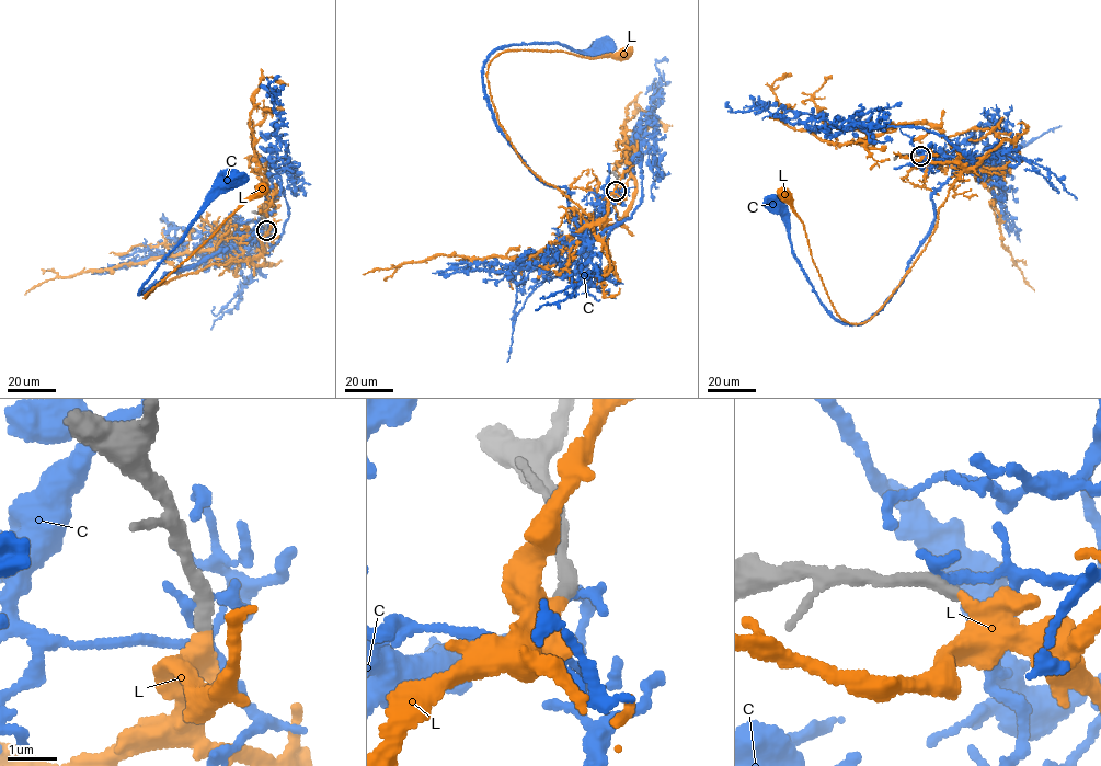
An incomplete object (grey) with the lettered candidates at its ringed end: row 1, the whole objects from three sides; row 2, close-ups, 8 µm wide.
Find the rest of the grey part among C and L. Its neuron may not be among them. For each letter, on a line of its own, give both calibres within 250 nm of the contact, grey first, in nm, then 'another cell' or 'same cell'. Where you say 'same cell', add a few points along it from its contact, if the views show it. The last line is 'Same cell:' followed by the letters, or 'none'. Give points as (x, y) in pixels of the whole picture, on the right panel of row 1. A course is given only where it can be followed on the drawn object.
C: calibres 300 and 240 nm; another cell
L: calibres 260 and 360 nm; same cell; course (920, 156), (963, 169), (925, 248), (864, 322), (847, 321), (835, 309), (804, 227), (783, 194)
Same cell: L

